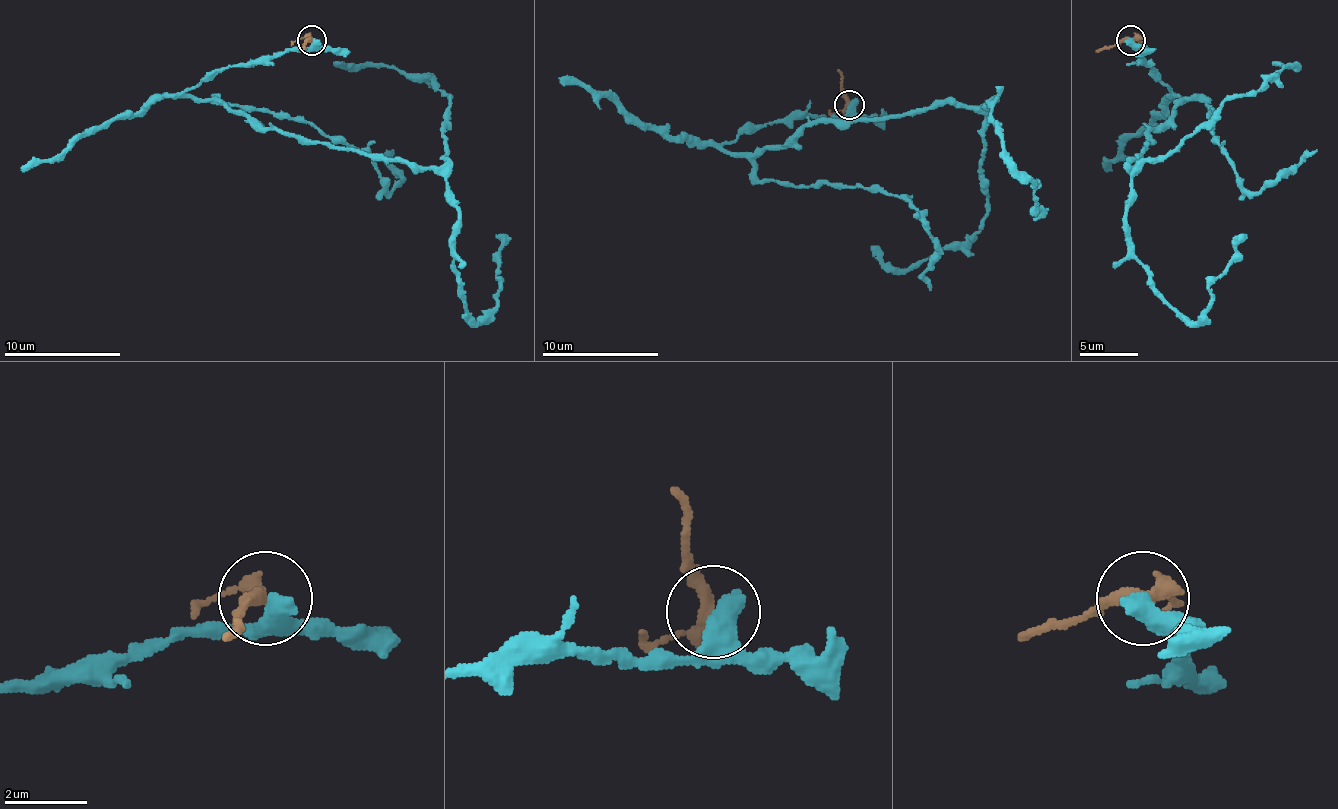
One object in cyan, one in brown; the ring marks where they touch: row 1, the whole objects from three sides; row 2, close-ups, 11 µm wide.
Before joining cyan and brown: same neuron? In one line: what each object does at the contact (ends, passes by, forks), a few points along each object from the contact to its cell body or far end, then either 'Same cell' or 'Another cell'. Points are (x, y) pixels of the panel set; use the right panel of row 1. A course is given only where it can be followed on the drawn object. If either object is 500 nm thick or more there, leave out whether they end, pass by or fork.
Course of cyan: (1131, 41), (1178, 99), (1129, 166), (1131, 254), (1161, 295), (1196, 321), (1210, 304), (1210, 283), (1245, 234). Course of brown: (1131, 41), (1096, 52). Another cell

